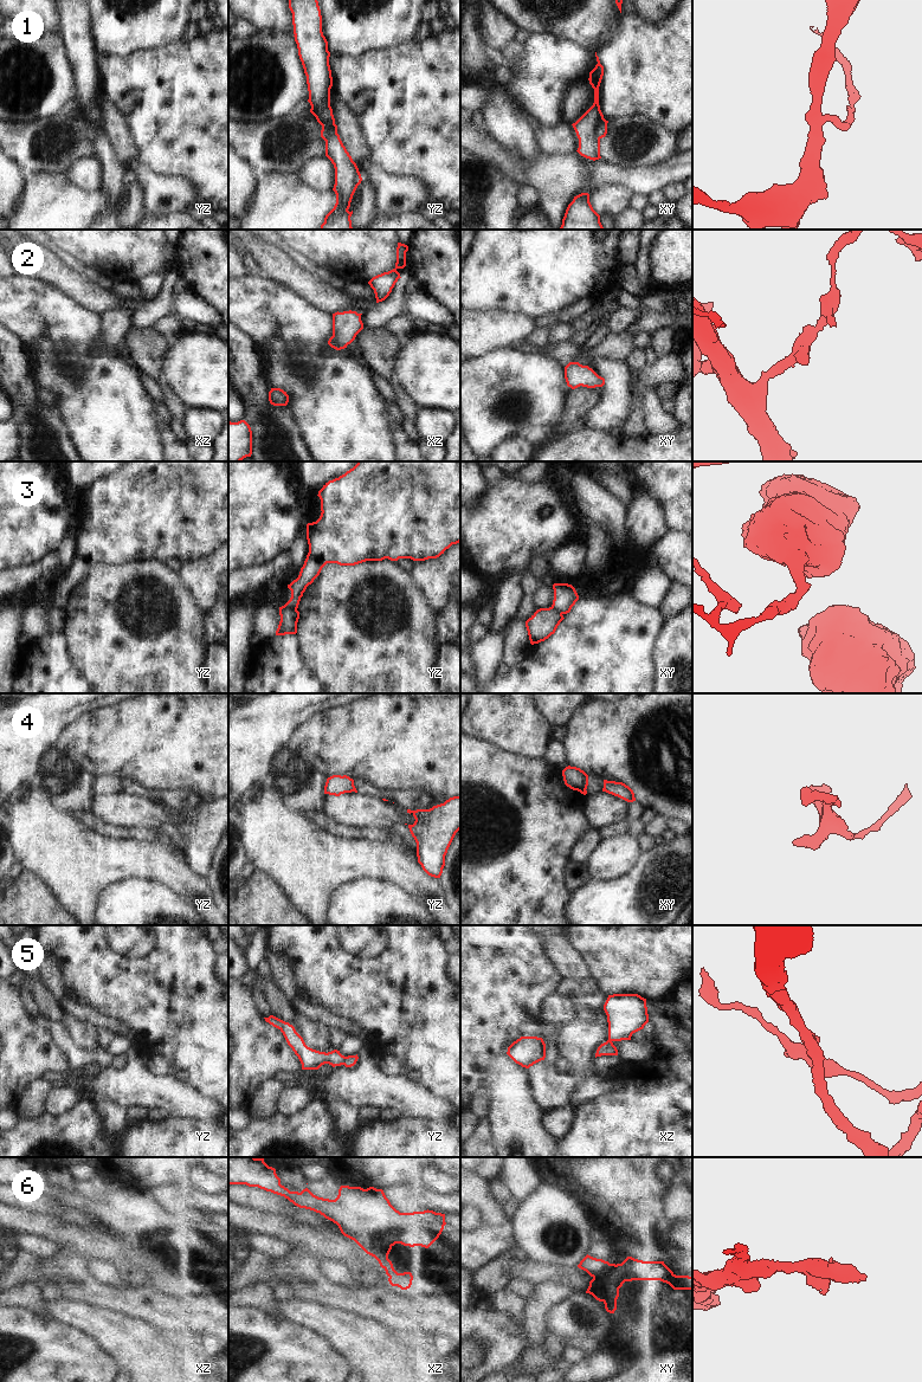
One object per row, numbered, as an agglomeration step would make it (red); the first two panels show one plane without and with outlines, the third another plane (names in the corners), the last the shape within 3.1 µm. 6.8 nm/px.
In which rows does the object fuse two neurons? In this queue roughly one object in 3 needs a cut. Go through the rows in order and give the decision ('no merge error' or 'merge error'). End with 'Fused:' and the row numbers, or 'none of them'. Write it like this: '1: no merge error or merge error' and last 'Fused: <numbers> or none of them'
1: merge error
2: no merge error
3: merge error
4: no merge error
5: merge error
6: no merge error
Fused: 1, 3, 5

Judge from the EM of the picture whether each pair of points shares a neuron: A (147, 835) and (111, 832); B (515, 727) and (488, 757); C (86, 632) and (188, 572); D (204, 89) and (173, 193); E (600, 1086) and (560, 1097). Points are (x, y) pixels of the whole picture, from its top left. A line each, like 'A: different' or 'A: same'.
A: same
B: different
C: different
D: different
E: different

